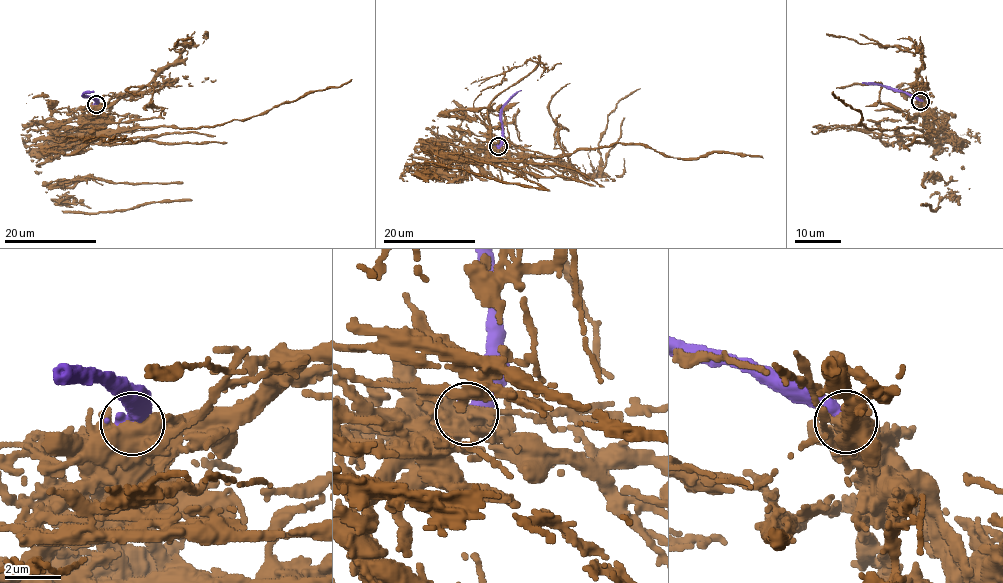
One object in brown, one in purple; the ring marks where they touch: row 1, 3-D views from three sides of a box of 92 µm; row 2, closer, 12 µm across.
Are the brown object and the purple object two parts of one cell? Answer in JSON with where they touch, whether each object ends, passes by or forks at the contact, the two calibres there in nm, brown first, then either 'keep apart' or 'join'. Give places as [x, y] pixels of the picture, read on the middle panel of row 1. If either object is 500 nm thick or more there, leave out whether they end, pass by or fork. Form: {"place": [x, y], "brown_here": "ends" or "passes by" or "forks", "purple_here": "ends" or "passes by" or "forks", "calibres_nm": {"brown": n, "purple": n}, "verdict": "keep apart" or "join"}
{"place": [498, 146], "calibres_nm": {"brown": 500, "purple": 550}, "verdict": "keep apart"}

